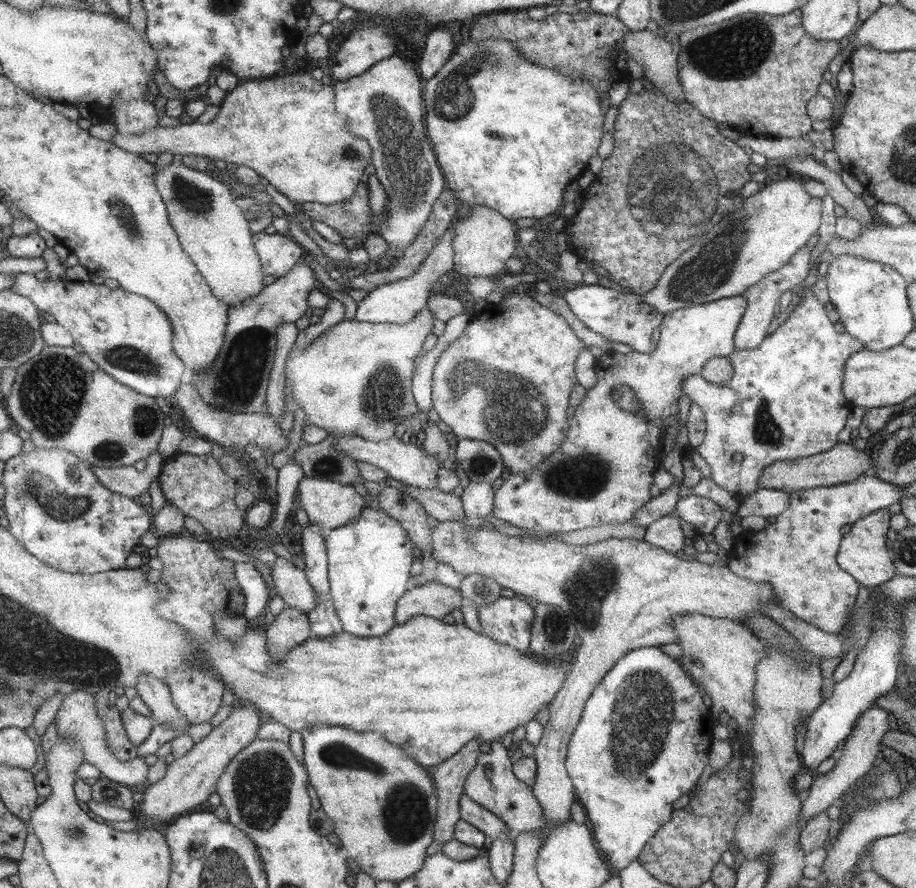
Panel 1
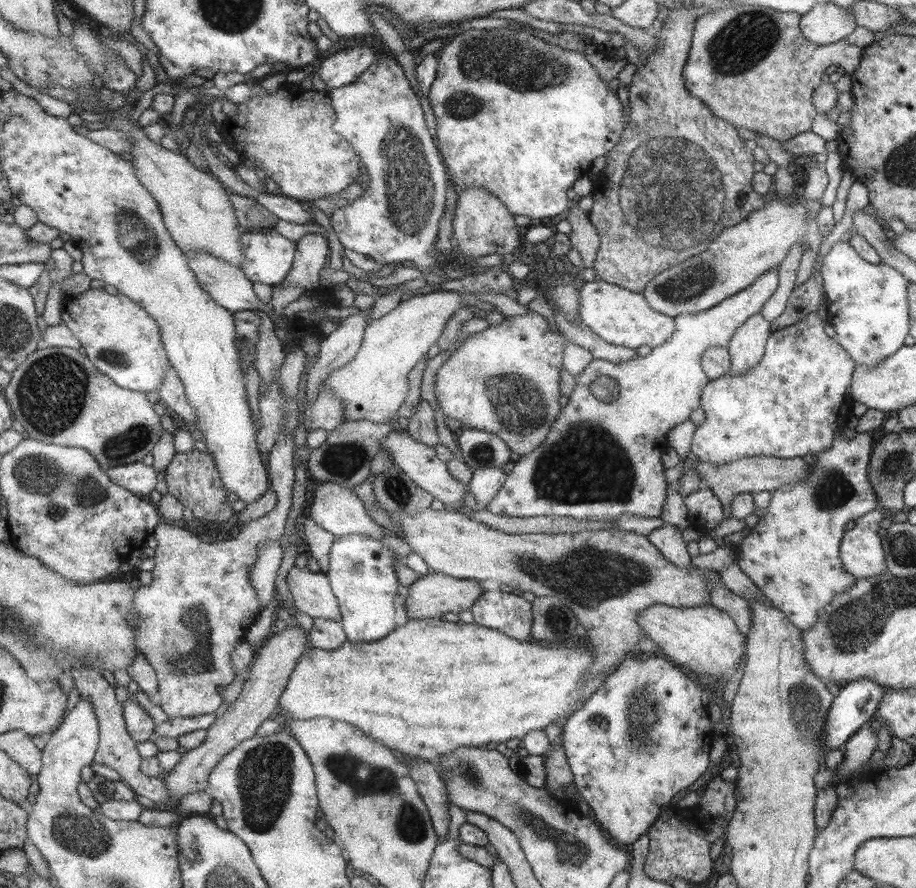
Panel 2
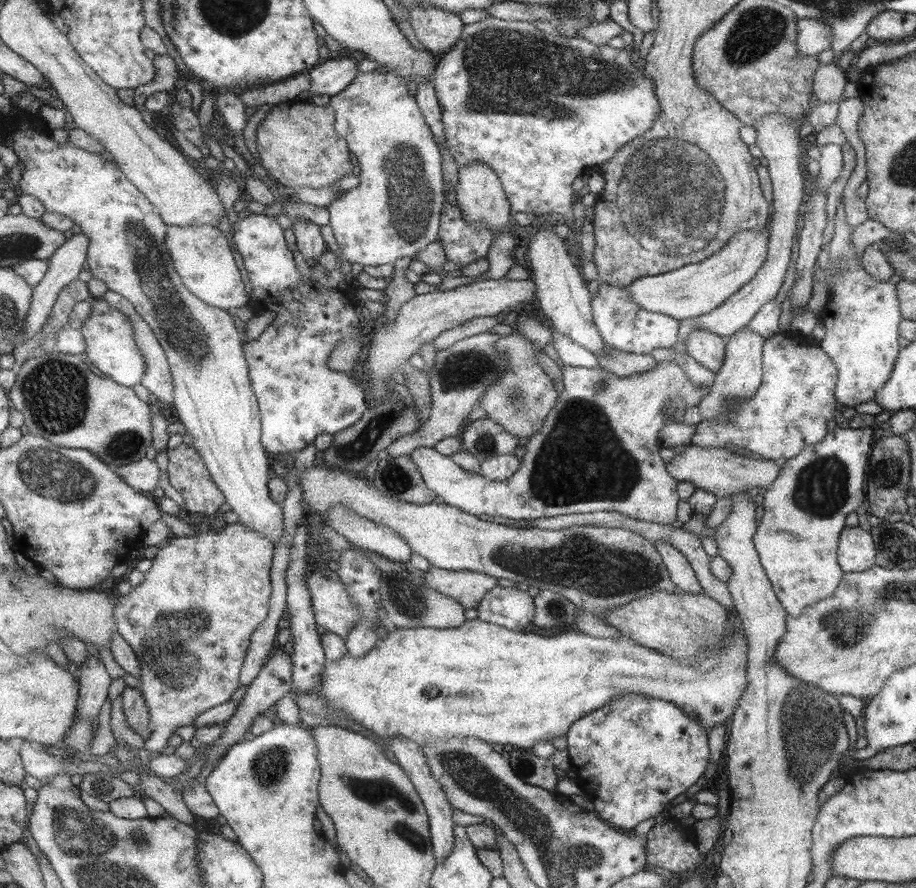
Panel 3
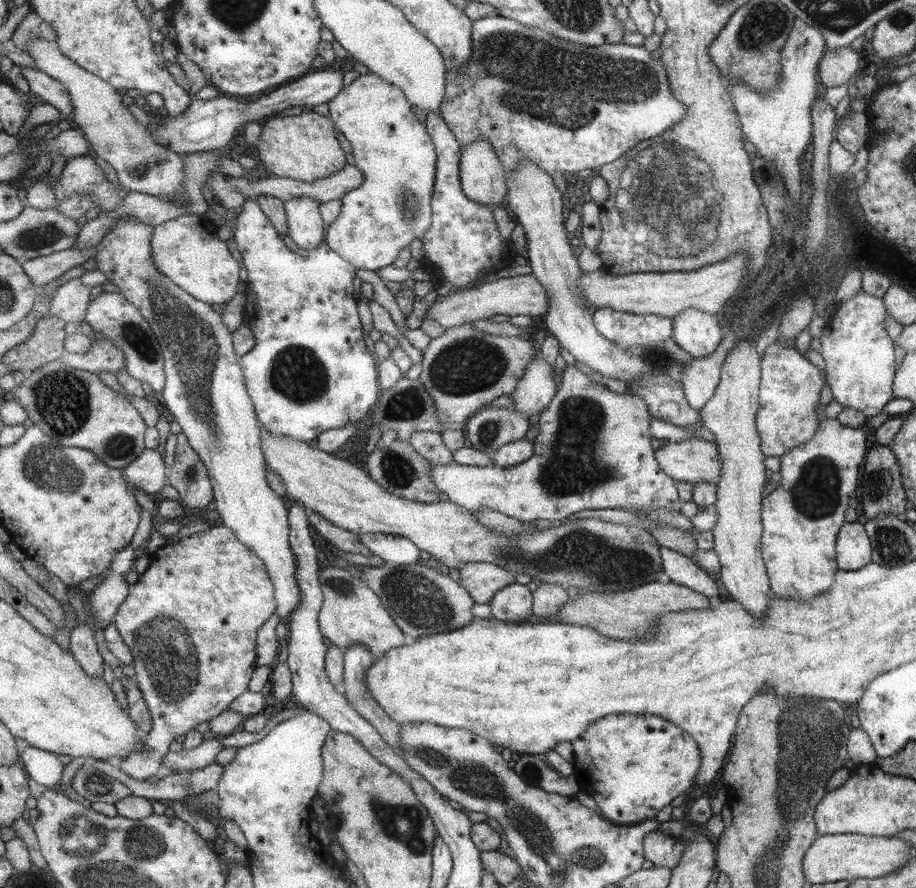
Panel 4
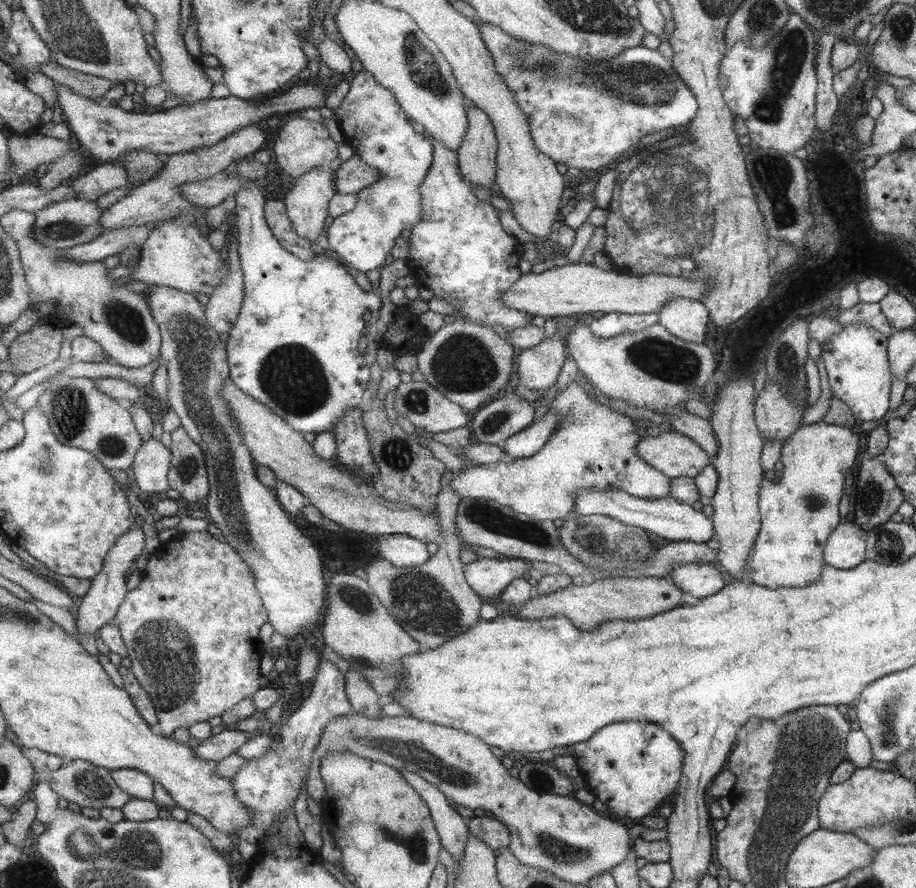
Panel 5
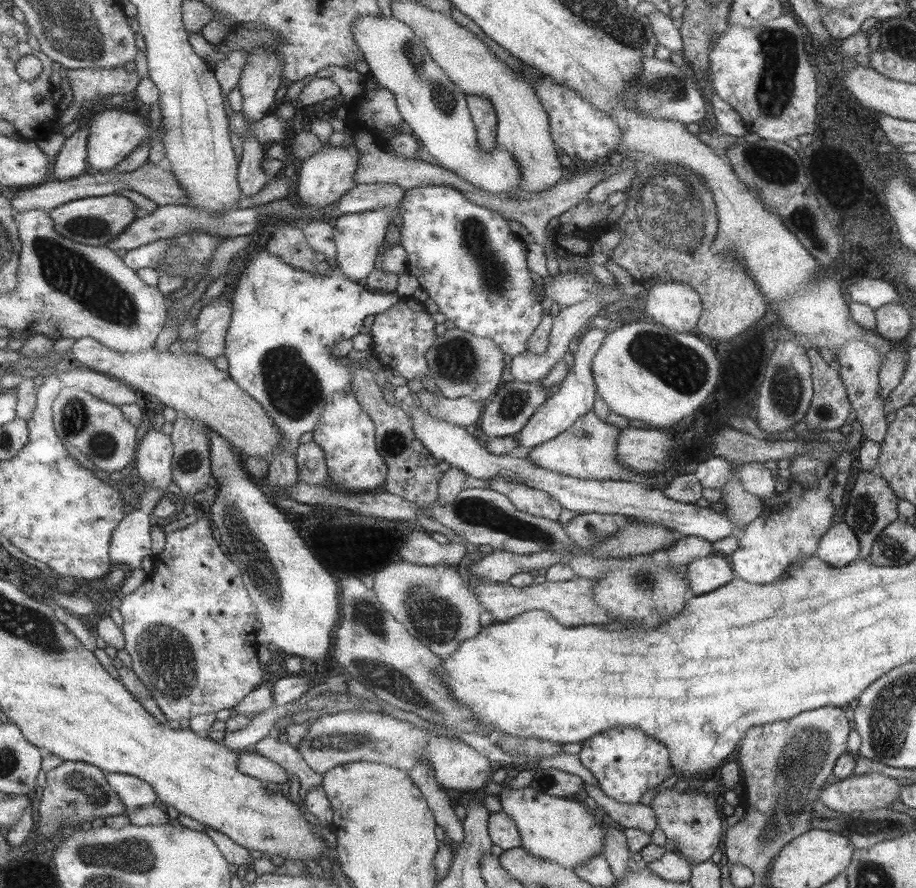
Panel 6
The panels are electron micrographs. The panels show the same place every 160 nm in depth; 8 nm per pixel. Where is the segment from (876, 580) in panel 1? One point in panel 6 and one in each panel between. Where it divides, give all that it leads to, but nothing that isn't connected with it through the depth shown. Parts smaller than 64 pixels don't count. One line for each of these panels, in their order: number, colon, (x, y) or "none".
2: (860, 552)
3: (857, 552)
4: (852, 547)
5: (845, 549)
6: (838, 547)

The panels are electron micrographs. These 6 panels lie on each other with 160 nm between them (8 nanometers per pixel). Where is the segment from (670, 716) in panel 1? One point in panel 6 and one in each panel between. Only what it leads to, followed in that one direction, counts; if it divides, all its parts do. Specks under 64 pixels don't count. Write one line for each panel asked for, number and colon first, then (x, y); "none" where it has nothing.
2: (644, 735)
3: (631, 757)
4: (632, 765)
5: (631, 767)
6: (626, 762)

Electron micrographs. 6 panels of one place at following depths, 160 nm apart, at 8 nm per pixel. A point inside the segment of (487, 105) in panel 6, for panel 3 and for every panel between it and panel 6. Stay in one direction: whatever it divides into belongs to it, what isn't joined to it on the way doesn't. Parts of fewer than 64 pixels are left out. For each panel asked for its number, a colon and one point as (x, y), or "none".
3: (480, 196)
4: (482, 176)
5: (476, 157)

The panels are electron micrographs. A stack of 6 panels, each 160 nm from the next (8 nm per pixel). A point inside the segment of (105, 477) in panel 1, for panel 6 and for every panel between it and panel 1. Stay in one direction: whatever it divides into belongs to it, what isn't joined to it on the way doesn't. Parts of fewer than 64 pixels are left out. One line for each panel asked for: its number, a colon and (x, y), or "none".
2: (139, 478)
3: (143, 476)
4: (147, 473)
5: (153, 462)
6: (155, 457)

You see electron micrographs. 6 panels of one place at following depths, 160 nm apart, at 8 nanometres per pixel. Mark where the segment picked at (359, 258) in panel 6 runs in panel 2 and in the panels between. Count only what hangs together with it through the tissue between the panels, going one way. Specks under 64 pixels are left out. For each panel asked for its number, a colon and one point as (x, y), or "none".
2: (394, 221)
3: (393, 212)
4: (392, 206)
5: (374, 125)

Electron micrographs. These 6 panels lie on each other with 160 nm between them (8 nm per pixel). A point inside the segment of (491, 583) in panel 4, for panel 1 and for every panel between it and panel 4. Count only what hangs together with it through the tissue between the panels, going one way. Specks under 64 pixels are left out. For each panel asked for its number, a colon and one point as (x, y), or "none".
1: (434, 600)
2: (430, 596)
3: (468, 588)

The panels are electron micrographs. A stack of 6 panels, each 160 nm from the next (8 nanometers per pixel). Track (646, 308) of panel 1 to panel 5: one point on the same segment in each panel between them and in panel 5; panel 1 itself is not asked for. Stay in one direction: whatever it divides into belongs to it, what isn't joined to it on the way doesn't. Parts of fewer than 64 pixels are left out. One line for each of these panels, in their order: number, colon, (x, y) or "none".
2: (619, 317)
3: (623, 326)
4: (624, 330)
5: (607, 327)

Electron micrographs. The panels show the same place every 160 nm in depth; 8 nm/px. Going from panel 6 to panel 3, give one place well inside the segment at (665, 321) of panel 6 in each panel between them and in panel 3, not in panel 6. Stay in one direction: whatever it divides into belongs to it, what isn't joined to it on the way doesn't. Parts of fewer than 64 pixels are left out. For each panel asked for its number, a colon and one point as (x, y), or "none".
3: (705, 348)
4: (693, 331)
5: (686, 318)

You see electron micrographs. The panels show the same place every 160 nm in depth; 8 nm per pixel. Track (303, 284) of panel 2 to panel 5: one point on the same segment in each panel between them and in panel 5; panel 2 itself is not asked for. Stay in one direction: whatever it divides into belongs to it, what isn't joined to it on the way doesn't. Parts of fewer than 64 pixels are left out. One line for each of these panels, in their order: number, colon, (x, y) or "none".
3: (308, 239)
4: (304, 225)
5: (306, 205)

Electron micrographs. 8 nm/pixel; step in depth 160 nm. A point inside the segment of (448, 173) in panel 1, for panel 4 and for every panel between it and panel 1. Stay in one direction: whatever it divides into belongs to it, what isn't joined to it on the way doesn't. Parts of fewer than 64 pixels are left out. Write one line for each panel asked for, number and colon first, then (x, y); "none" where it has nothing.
2: (524, 119)
3: (536, 108)
4: (565, 106)

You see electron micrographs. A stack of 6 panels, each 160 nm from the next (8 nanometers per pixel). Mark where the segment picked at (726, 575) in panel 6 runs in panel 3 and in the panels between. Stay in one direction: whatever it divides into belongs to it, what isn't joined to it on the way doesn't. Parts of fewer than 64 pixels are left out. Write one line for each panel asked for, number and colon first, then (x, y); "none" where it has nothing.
3: (682, 575)
4: (681, 570)
5: (697, 582)

